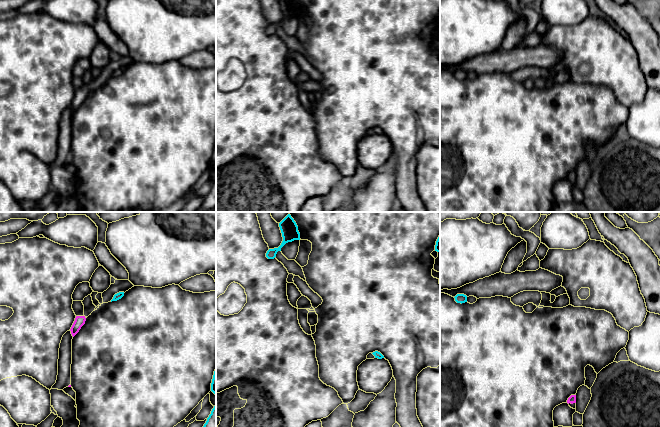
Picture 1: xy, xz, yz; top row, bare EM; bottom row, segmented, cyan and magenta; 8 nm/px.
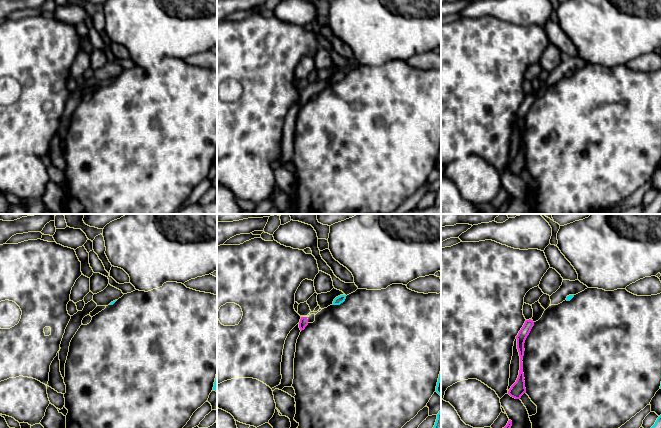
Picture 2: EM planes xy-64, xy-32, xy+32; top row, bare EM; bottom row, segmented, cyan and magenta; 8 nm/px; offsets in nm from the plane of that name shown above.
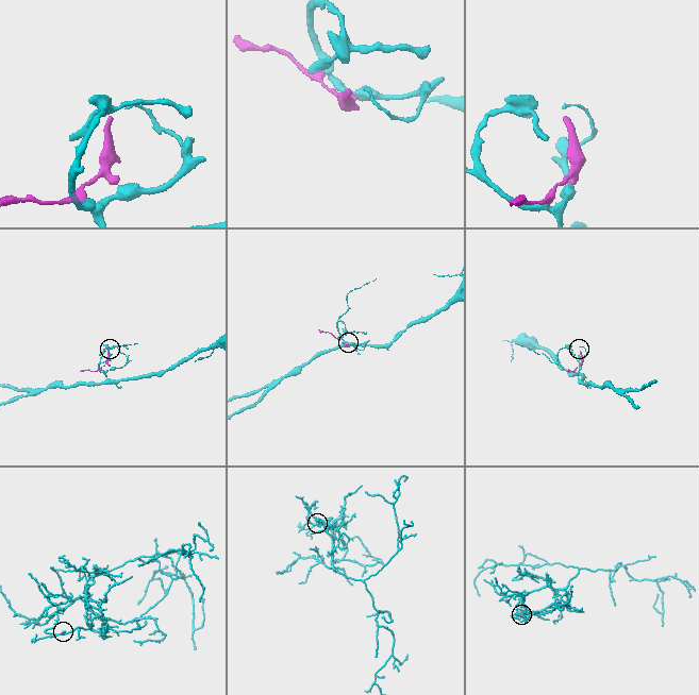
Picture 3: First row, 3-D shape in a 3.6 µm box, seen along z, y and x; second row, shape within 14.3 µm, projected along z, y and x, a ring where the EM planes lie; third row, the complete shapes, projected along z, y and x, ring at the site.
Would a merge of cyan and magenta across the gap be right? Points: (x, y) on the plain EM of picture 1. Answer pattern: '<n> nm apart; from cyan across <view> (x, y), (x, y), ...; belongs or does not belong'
240 nm apart; from cyan across xy (111, 77), (84, 92); does not belong

